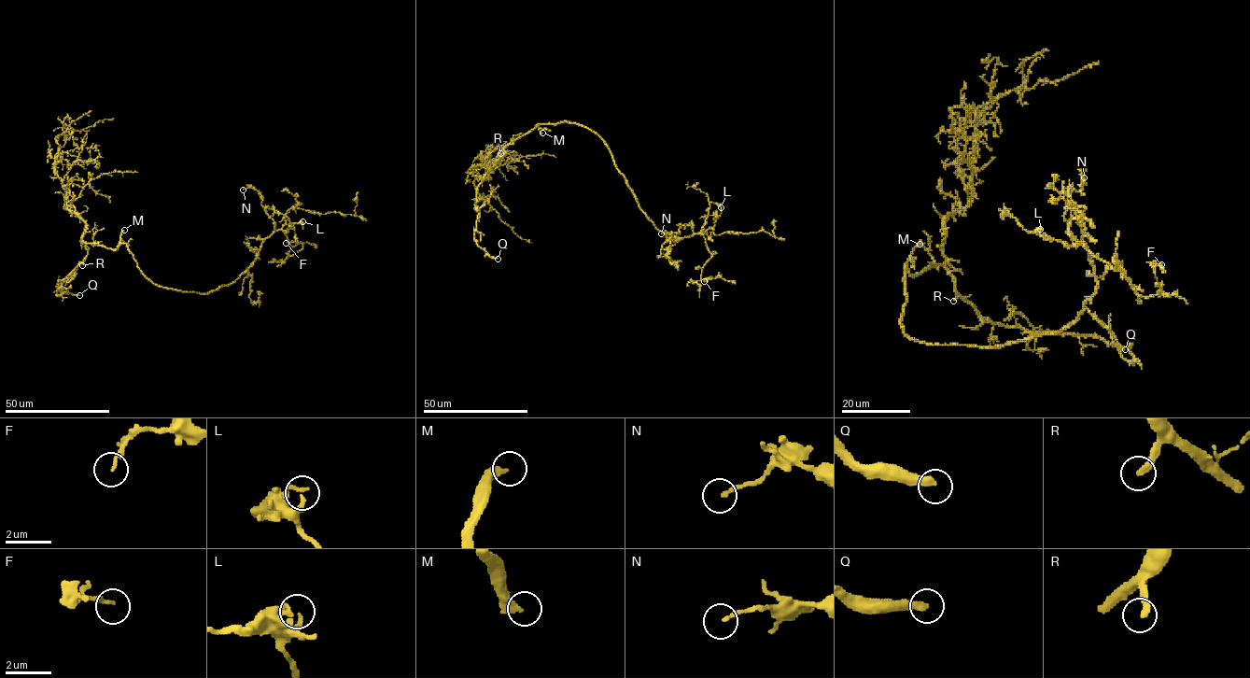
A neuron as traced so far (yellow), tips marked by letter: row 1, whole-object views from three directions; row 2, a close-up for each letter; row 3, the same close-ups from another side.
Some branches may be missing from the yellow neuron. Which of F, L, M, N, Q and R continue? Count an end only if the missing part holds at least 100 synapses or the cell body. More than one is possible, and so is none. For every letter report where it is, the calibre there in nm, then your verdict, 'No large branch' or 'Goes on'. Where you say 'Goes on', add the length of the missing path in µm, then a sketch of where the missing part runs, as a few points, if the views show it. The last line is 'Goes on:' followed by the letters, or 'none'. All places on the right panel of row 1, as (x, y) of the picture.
F: Place: (1161, 264). Thickness 140 nm. No large branch
L: Place: (1040, 229). Thickness 200 nm. No large branch
M: Place: (919, 244). Thickness 340 nm. Goes on. Missing length about 120 µm. Course of what is missing: (919, 244), (930, 220), (1038, 209), (1058, 200), (1071, 207), (1125, 211), (1154, 248), (1158, 260)
N: Place: (1084, 177). Thickness 150 nm. No large branch
Q: Place: (1125, 349). Thickness 320 nm. Goes on. Missing length about 80 µm. Course of what is missing: (1125, 349), (1141, 356), (1161, 377), (1177, 378), (1185, 373), (1202, 329), (1207, 332)
R: Place: (953, 301). Thickness 280 nm. Goes on. Missing length about 60 µm. Course of what is missing: (953, 301), (910, 325), (886, 328), (881, 334), (883, 327), (887, 329), (888, 346), (882, 365), (877, 367)
Goes on: M, Q, R

